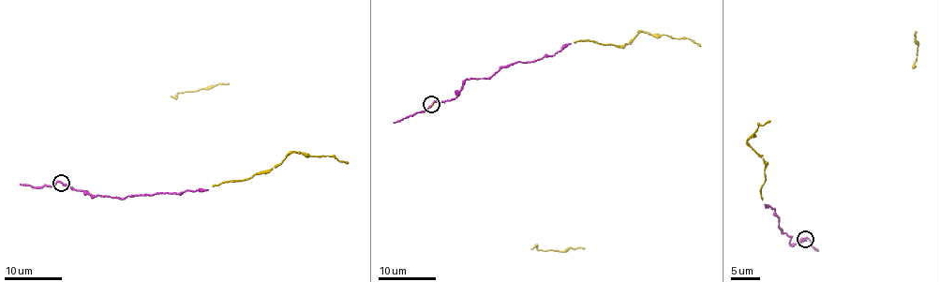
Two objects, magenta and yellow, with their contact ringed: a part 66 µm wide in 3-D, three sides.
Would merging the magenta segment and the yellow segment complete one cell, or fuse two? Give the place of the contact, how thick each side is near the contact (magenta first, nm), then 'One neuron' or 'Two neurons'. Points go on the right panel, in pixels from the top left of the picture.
Place: (805, 239). Thickness 240 nm (magenta) against 90 nm. One neuron

